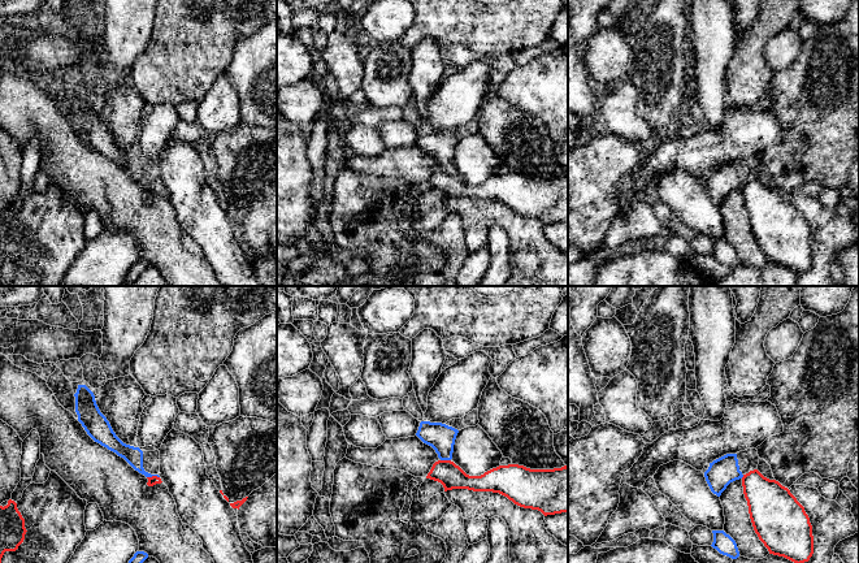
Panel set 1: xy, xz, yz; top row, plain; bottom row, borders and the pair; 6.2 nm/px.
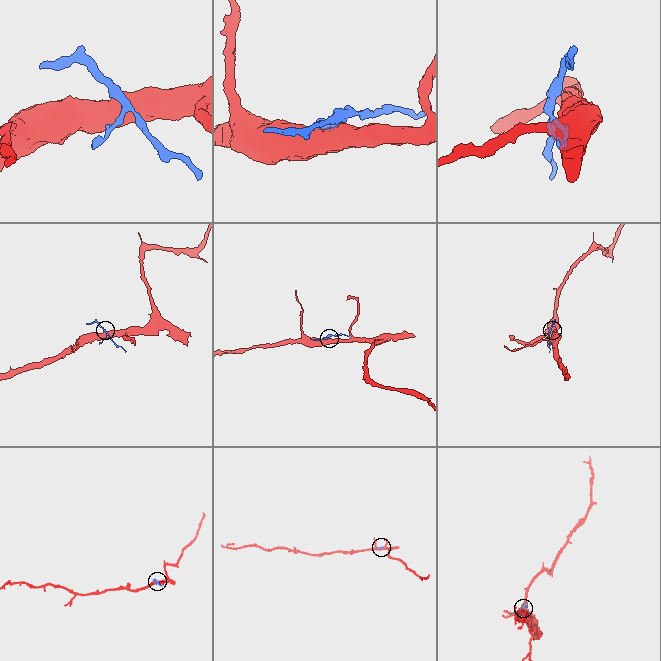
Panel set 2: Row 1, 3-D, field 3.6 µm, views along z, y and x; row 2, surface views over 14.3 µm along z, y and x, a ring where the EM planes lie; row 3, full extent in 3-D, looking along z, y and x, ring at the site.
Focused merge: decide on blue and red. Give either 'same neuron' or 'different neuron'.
different neuron

